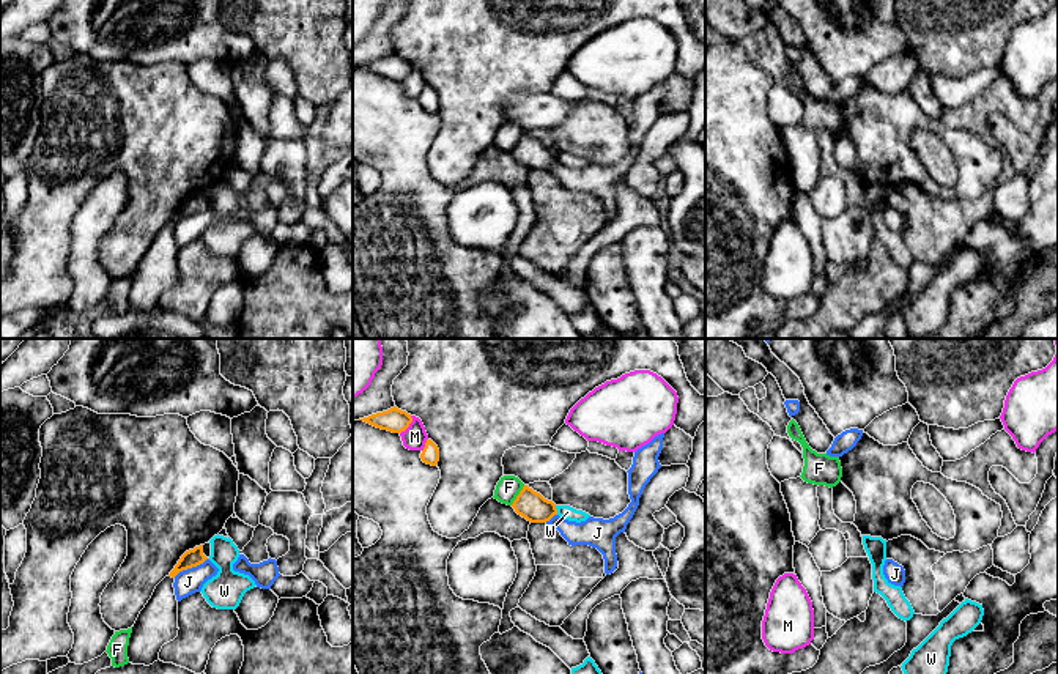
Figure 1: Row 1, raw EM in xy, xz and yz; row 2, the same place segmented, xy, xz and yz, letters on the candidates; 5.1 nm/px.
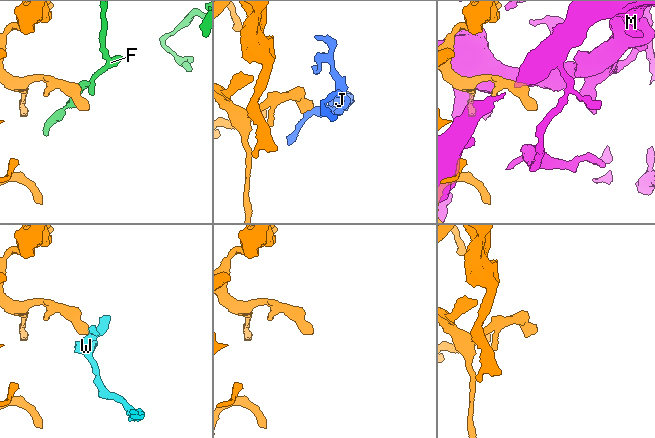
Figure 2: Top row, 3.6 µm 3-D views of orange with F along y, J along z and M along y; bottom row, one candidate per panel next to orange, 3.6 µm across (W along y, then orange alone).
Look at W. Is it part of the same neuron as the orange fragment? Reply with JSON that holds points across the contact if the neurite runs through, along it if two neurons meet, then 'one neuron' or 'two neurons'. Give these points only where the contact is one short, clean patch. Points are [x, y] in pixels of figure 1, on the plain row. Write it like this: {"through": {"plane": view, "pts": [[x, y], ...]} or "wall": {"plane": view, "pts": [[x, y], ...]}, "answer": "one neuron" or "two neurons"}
{"wall": {"plane": "xz", "pts": [[554, 153], [558, 161]]}, "answer": "two neurons"}

